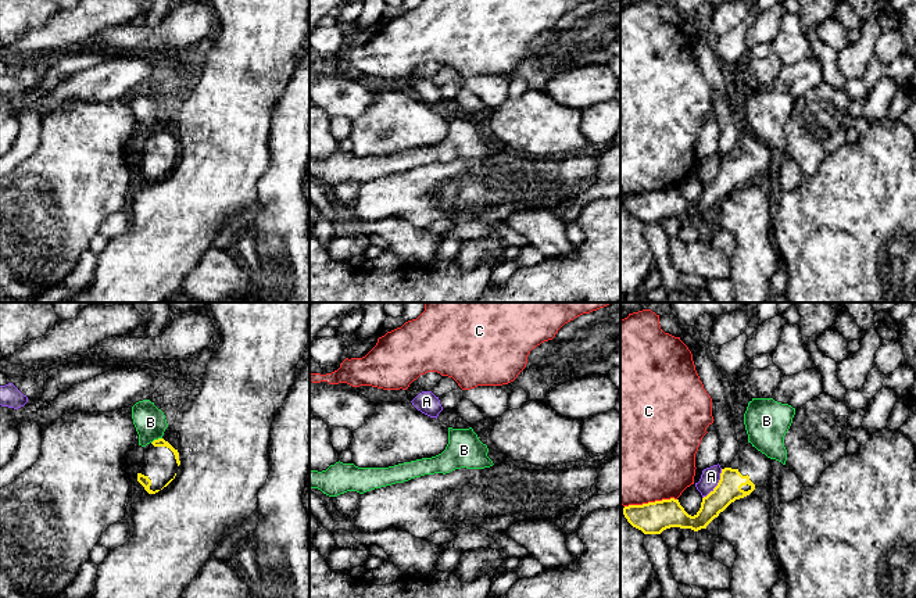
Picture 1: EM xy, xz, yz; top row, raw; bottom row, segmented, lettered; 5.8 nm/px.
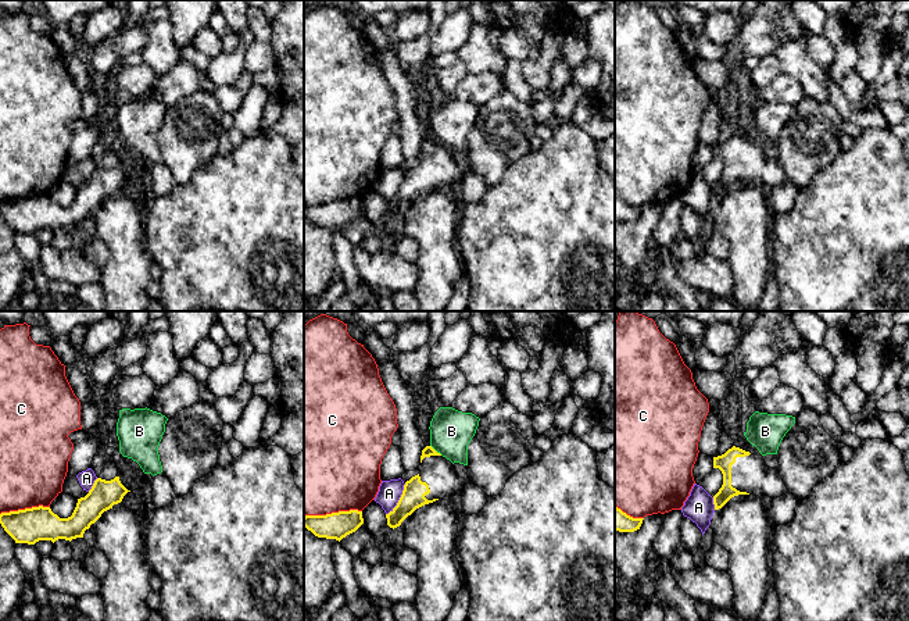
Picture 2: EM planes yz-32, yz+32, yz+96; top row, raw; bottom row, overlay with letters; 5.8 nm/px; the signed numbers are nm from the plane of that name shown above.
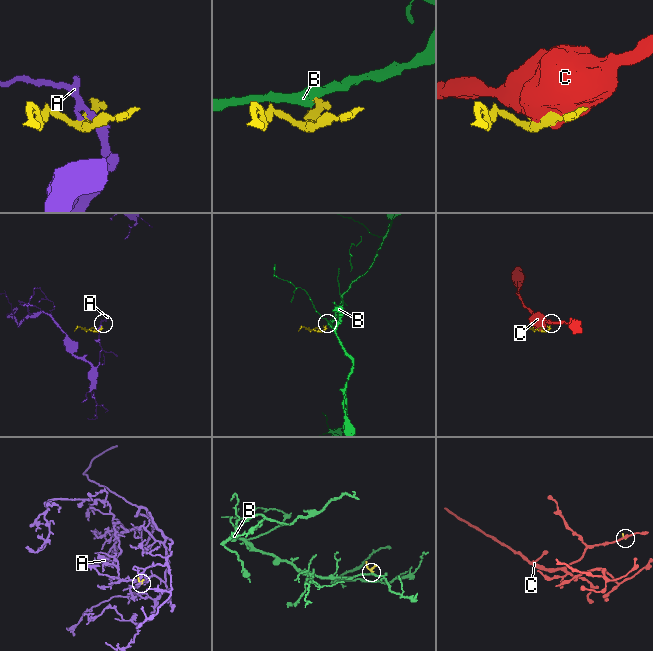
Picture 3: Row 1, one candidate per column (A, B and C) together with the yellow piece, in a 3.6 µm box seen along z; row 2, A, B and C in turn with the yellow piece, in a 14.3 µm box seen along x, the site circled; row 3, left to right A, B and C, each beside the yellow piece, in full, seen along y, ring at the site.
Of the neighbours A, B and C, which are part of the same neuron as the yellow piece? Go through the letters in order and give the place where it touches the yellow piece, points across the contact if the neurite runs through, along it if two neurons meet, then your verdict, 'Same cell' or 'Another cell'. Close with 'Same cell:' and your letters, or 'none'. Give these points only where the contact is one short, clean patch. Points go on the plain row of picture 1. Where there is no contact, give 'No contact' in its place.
A: Touches yellow at yz (718, 174). Another cell
B: Touches yellow at xy (156, 129). Boundary: xy (161, 126), (151, 132). Another cell
C: Touches yellow at yz (650, 192). Another cell
Same cell: none

